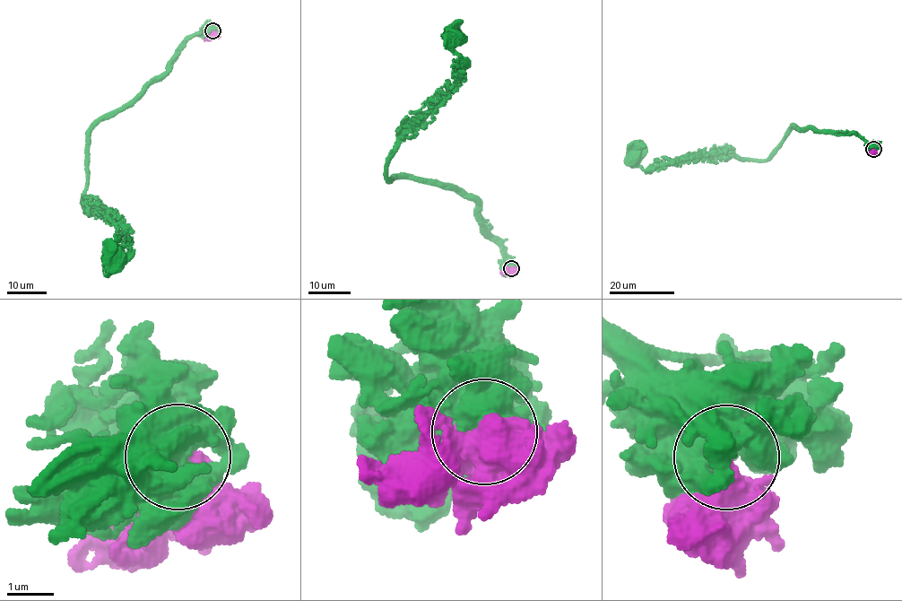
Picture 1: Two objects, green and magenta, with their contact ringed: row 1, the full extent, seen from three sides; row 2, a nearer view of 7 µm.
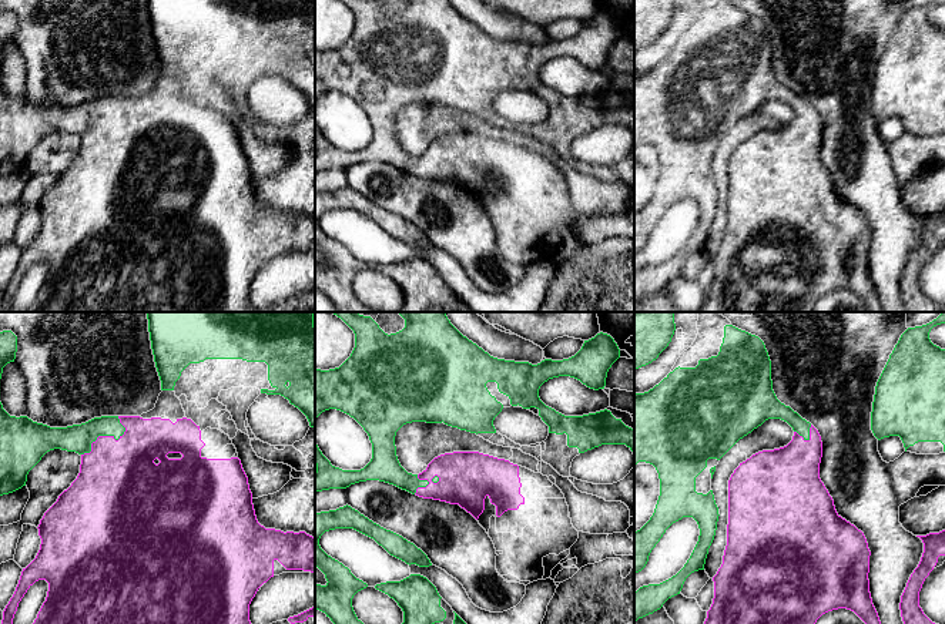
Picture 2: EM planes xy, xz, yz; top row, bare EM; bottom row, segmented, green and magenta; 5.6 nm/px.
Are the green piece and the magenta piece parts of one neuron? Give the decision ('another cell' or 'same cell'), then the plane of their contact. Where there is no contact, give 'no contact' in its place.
same cell; meets green in xy

